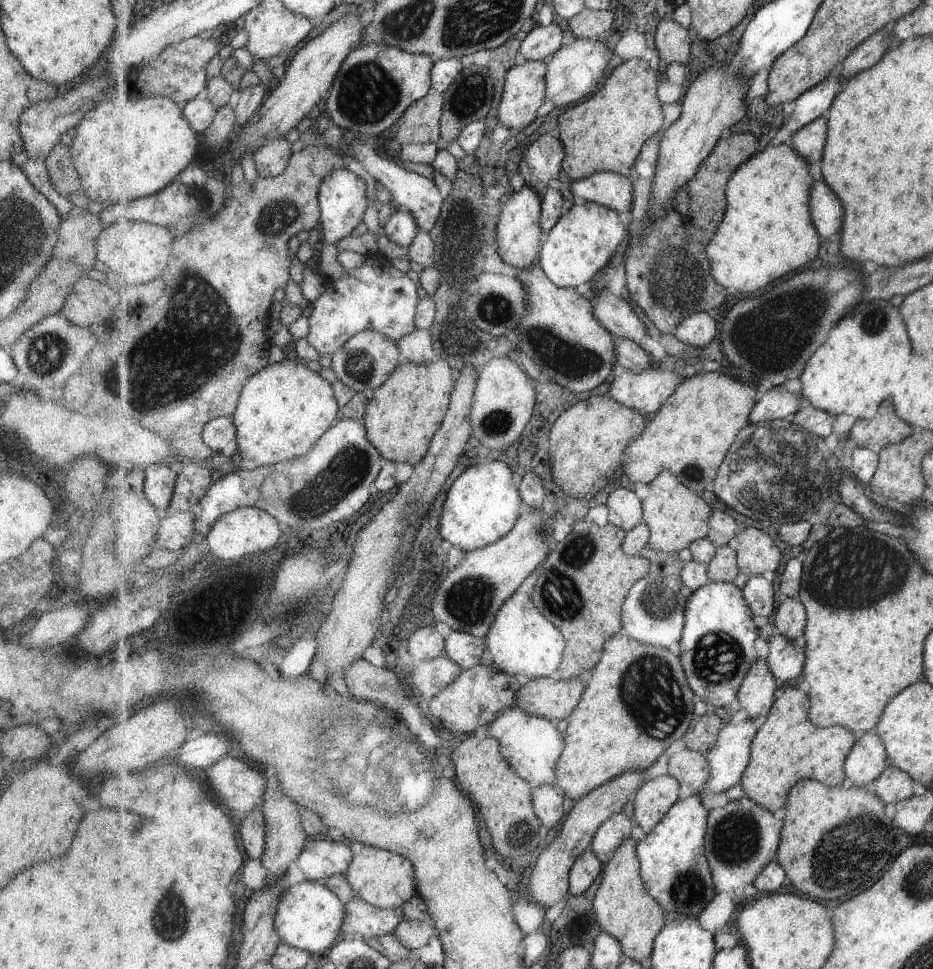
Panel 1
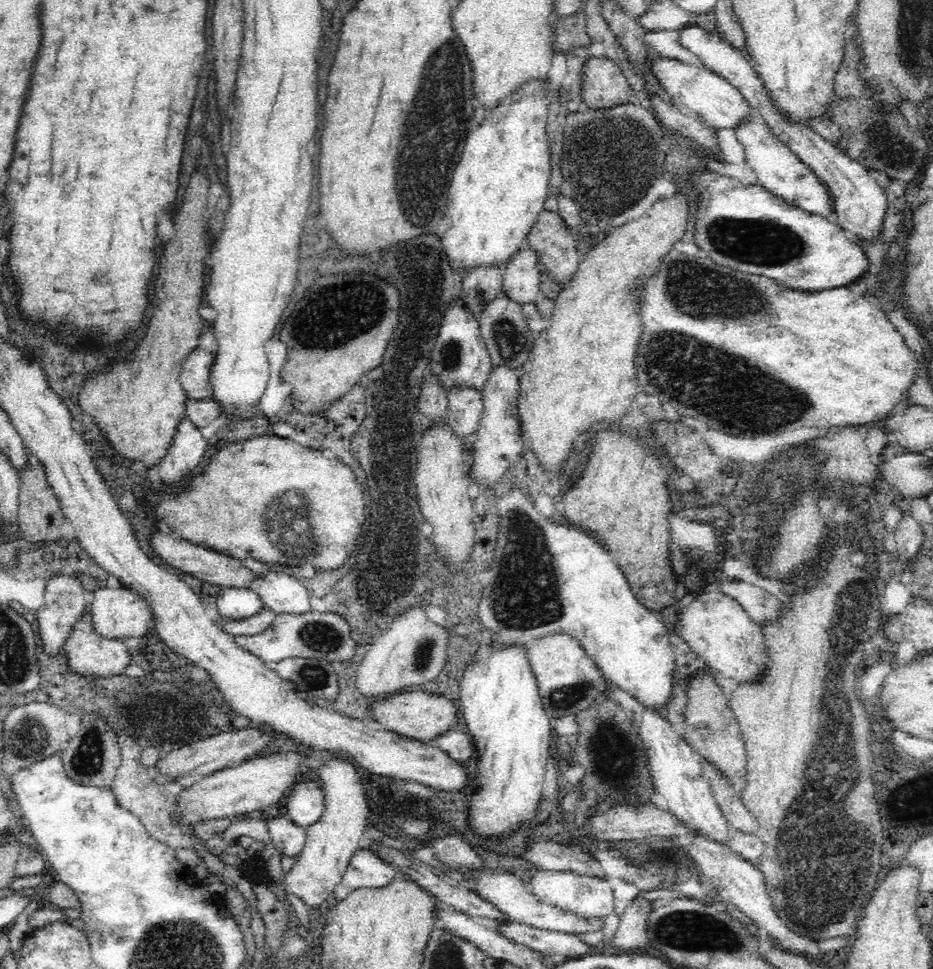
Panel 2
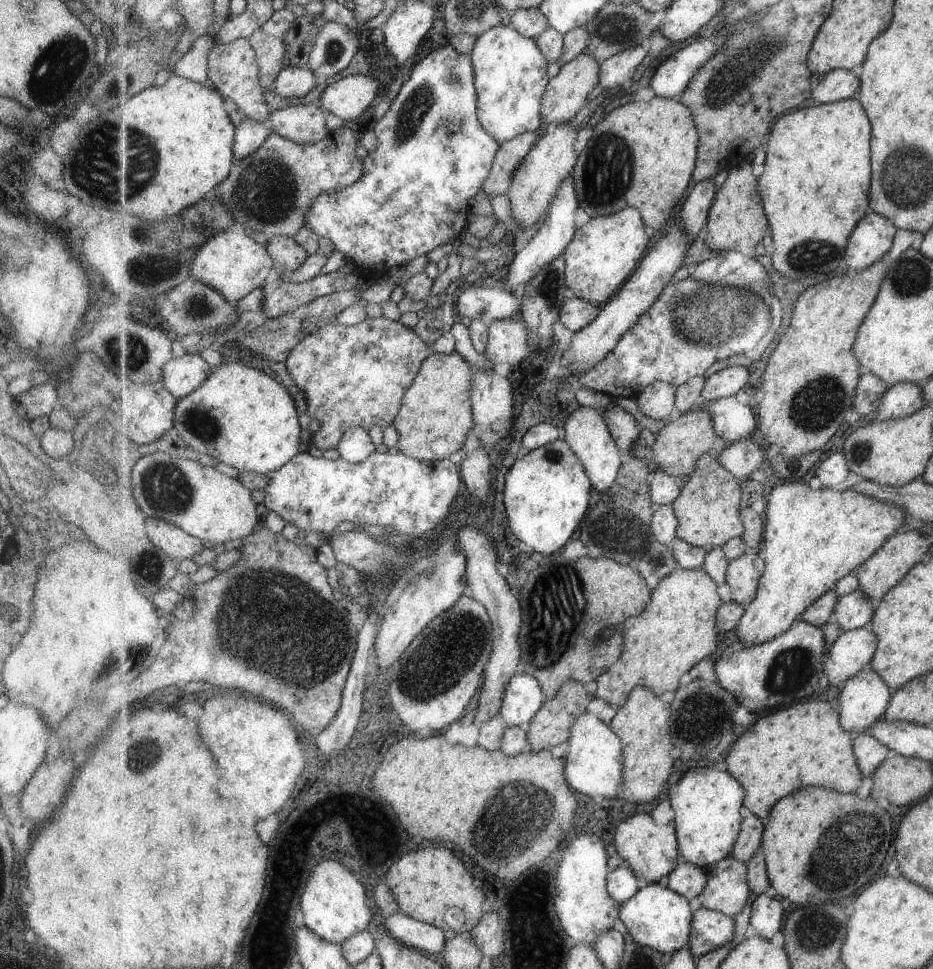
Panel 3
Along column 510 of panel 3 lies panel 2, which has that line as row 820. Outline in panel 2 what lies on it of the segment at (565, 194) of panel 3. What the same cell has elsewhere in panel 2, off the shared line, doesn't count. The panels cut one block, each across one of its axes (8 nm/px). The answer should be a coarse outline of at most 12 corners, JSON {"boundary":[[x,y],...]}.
{"boundary":[[281,815],[264,819],[271,843],[282,855],[297,858],[306,829]]}

